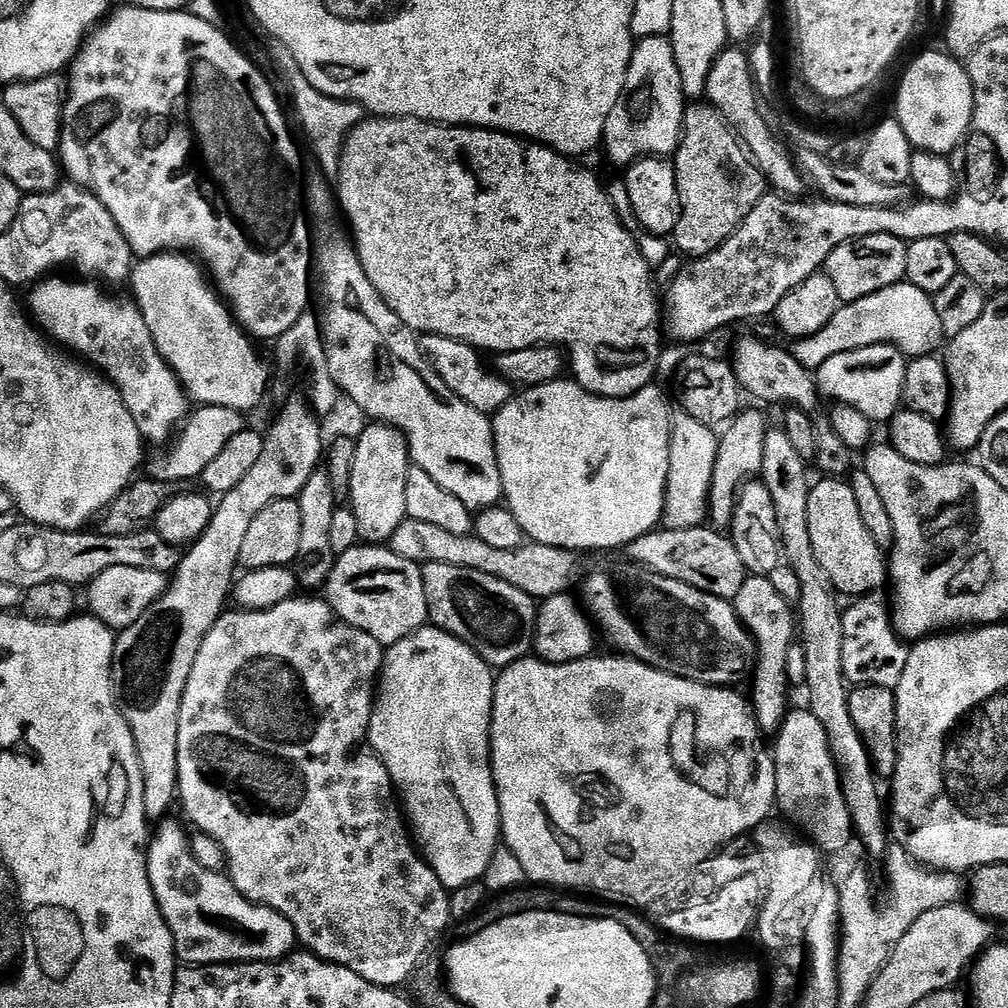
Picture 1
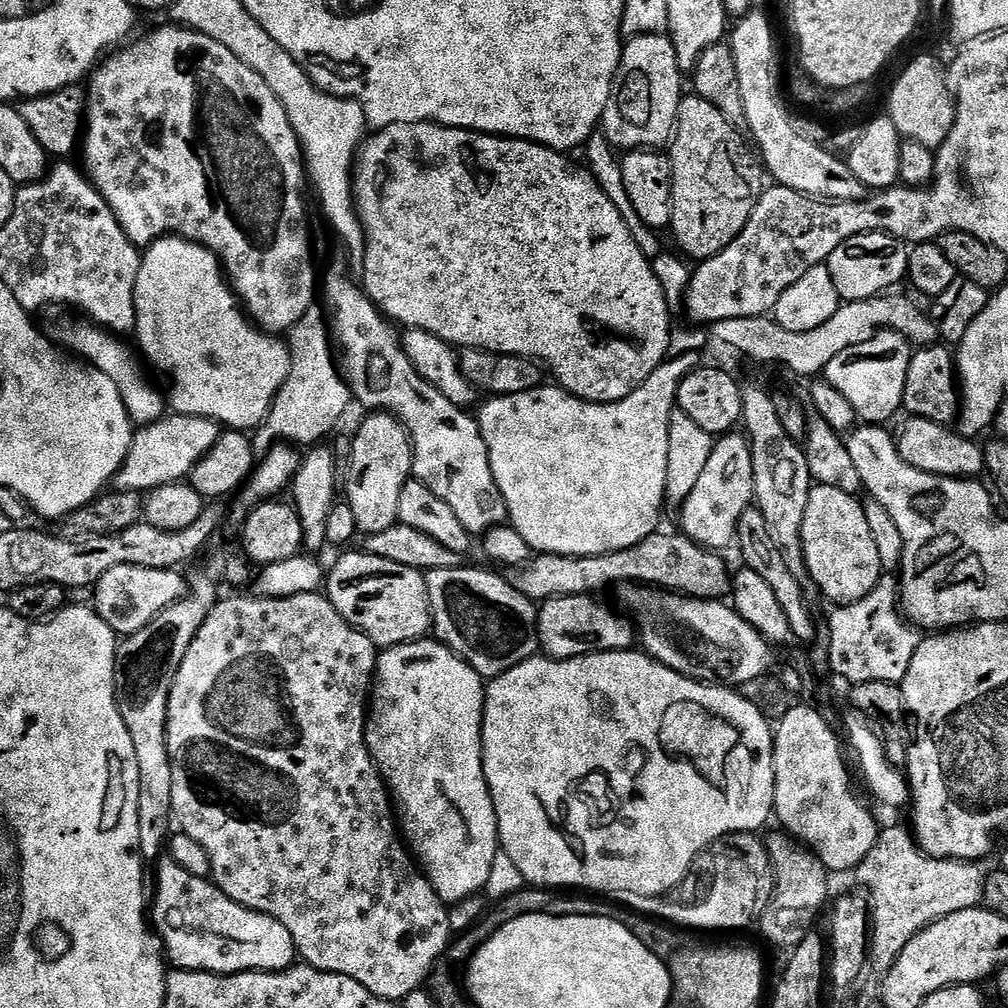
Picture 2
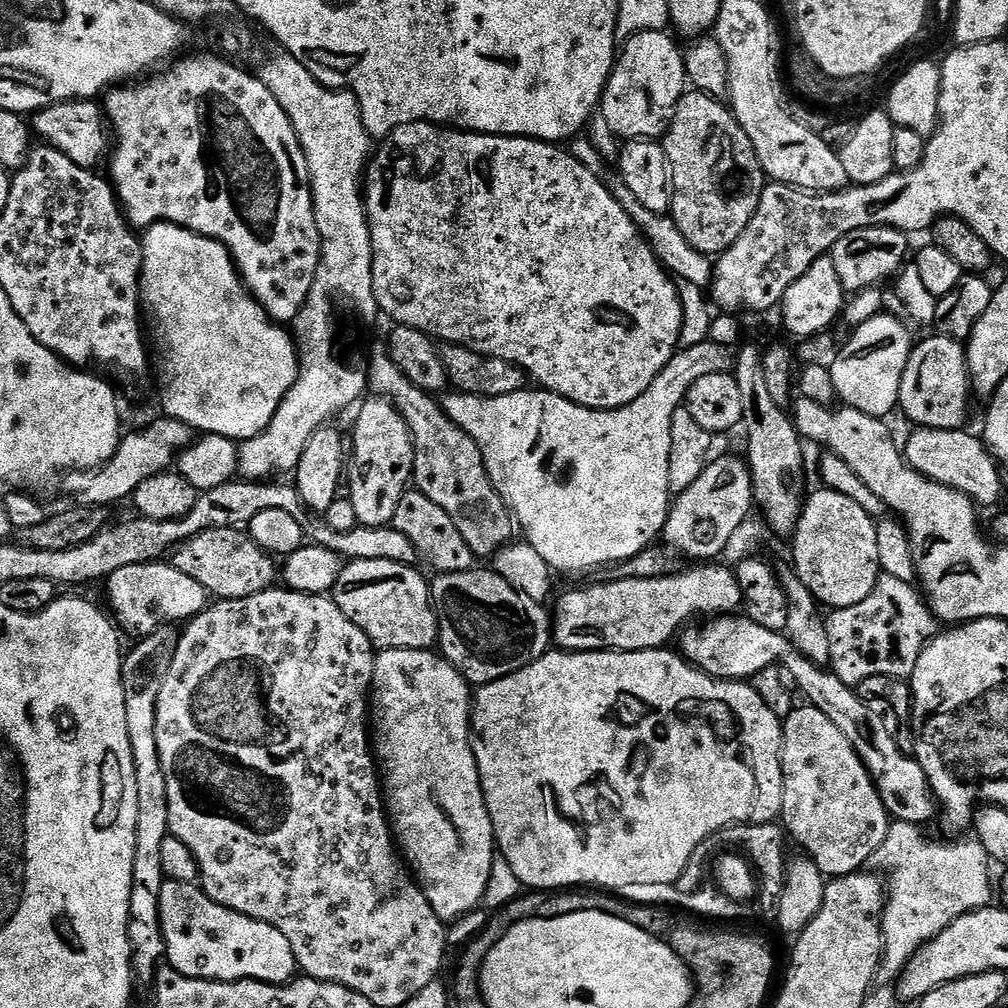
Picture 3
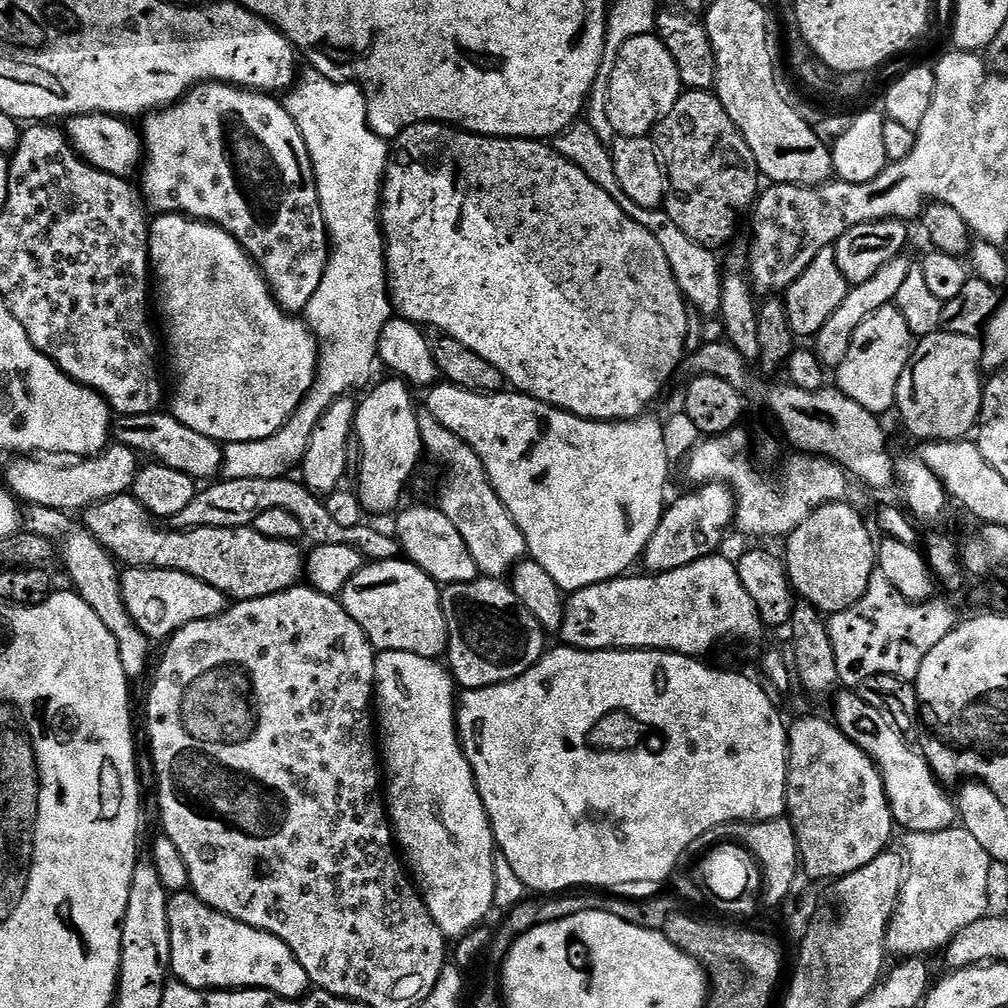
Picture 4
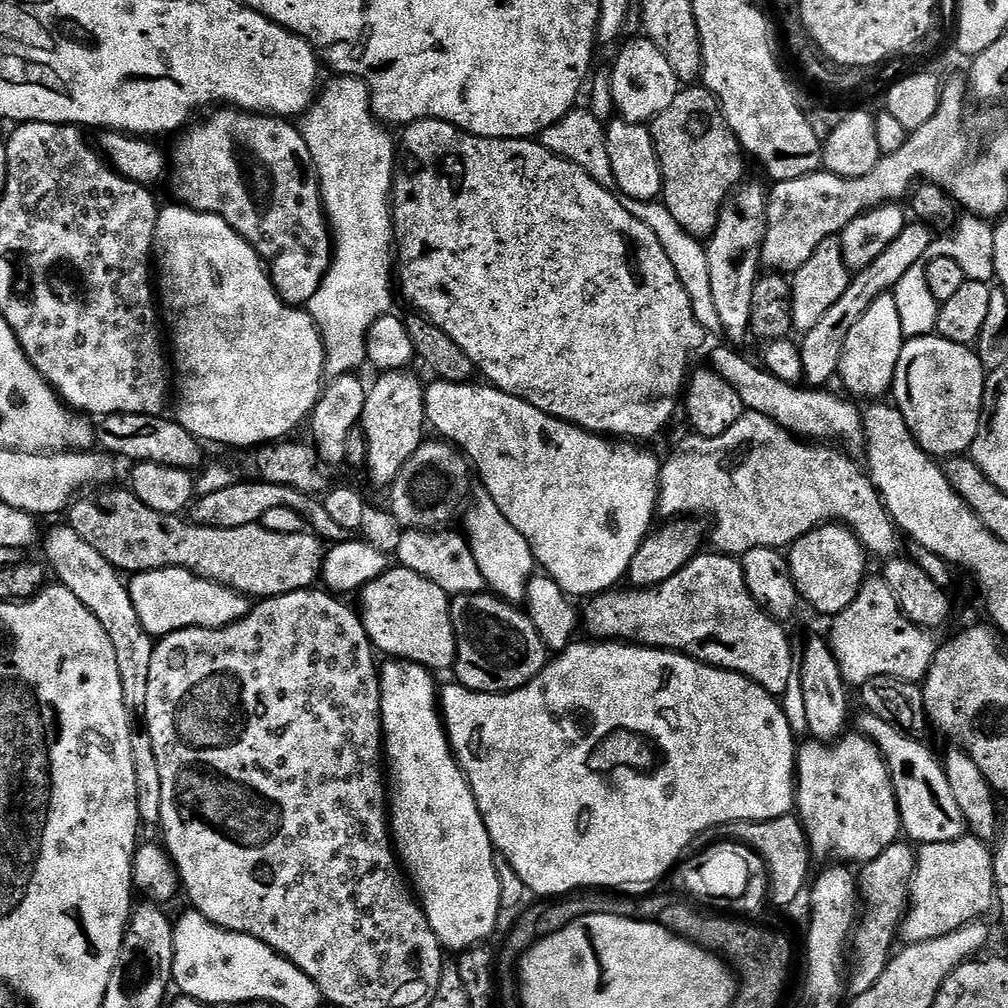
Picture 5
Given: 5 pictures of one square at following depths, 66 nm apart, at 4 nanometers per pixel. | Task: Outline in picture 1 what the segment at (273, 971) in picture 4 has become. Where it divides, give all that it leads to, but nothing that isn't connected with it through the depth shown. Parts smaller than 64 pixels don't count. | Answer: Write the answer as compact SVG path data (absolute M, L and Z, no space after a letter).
M165 818L159 821L157 830L155 829L154 835L151 837L150 843L146 849L148 853L148 877L150 878L150 886L156 895L158 906L162 910L162 914L166 918L166 922L172 931L172 937L176 943L176 955L185 965L190 964L238 964L247 962L249 960L282 960L285 956L289 955L297 947L298 941L296 939L296 931L294 926L290 926L290 922L282 914L278 914L274 910L270 910L264 904L257 904L254 900L248 900L244 895L238 891L234 886L234 882L223 871L216 871L214 869L207 869L198 862L198 858L192 853L192 842L189 833L184 833L185 825L178 821L172 820L173 818Z

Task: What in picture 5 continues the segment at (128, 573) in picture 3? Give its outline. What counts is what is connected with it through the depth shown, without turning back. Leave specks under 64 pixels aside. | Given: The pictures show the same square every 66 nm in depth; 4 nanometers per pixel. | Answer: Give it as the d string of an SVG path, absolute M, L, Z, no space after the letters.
M159 568L135 573L127 581L128 593L142 618L142 626L148 633L159 638L187 628L225 628L247 616L249 597L221 584L210 582L181 568Z

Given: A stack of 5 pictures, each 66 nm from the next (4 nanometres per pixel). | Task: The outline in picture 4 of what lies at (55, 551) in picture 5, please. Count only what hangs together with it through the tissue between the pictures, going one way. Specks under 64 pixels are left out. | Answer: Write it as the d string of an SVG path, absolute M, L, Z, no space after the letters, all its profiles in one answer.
M24 504L22 508L22 528L30 534L42 534L42 538L52 541L58 549L58 556L64 559L64 568L72 579L71 587L98 614L106 630L114 634L114 642L118 644L118 658L122 662L122 670L128 675L129 681L136 679L148 668L148 647L150 641L142 634L140 627L130 618L130 610L126 610L120 585L121 569L117 561L109 556L108 551L100 545L83 523L72 521L73 517L62 510L50 510L48 506Z

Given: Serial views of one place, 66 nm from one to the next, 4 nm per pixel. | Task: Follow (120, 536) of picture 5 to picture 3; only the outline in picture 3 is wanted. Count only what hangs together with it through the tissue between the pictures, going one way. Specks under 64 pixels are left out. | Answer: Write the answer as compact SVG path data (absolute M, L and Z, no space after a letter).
M238 528L206 530L190 538L171 553L170 563L182 570L182 574L194 578L216 600L250 598L273 587L278 580L278 564L272 553L262 550L247 531Z

